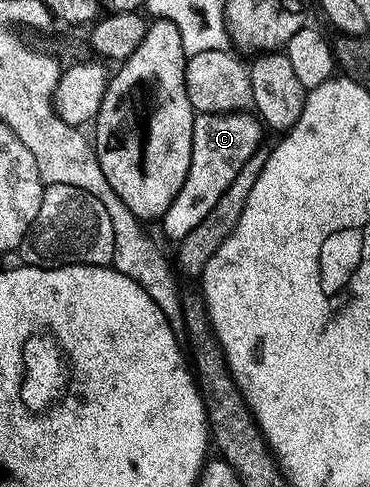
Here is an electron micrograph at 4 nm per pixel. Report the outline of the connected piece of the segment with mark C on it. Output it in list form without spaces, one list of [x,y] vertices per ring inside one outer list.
[[[235,112],[233,114],[198,114],[192,128],[192,160],[184,188],[172,200],[168,212],[162,215],[160,225],[171,240],[188,236],[208,212],[216,205],[216,200],[224,196],[224,188],[236,180],[236,172],[263,145],[264,126],[253,113]]]

